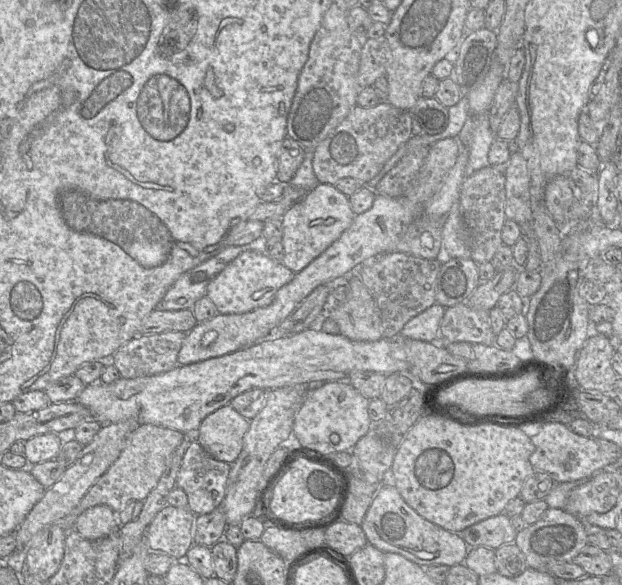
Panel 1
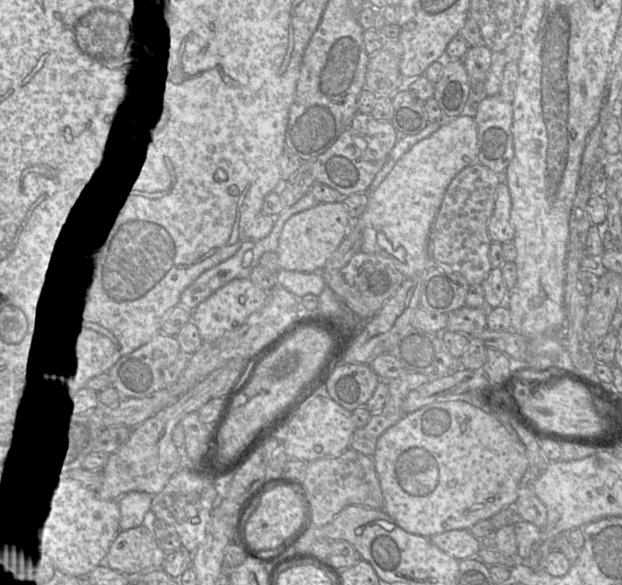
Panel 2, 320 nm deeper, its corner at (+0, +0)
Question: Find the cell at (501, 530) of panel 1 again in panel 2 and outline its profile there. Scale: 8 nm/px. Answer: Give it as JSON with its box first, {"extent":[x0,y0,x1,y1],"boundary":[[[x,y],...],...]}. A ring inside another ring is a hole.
{"extent":[430,529,482,560],"boundary":[[[458,529],[433,535],[430,541],[448,555],[463,560],[474,557],[482,548],[480,540],[469,529]]]}

